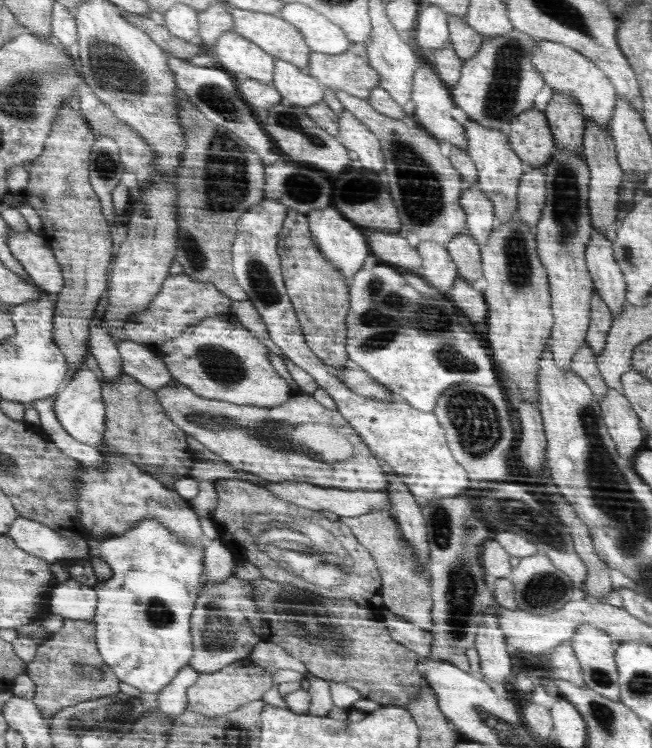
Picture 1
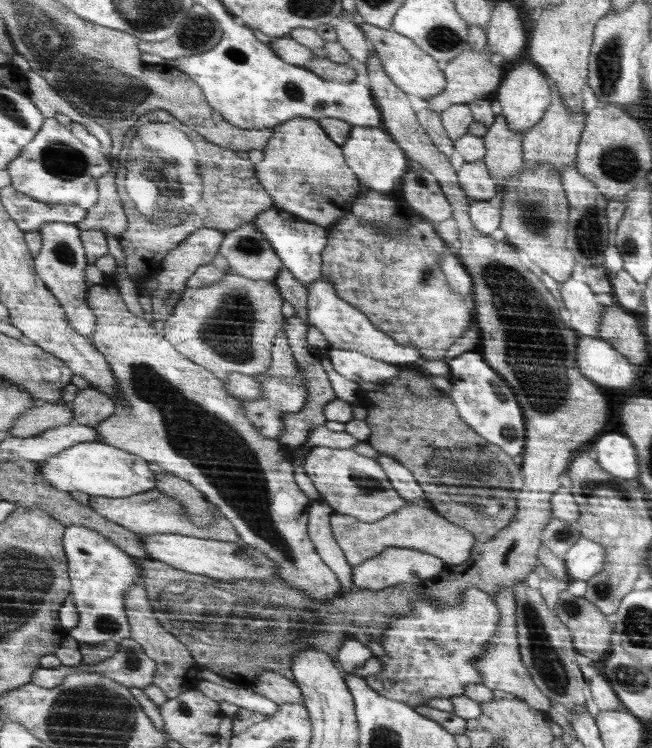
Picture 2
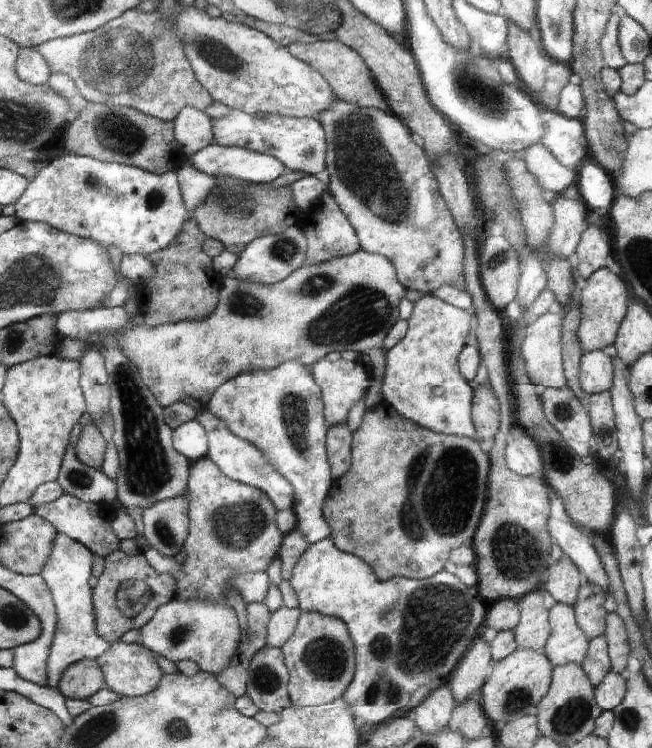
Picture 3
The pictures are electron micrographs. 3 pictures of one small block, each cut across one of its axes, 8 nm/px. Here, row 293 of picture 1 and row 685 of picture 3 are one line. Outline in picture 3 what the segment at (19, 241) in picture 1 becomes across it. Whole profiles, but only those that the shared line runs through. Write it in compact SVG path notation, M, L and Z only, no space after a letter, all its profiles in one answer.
M59 533L51 558L39 575L51 588L59 618L56 634L50 646L51 656L48 659L49 686L58 689L58 684L68 667L82 659L97 660L108 651L112 643L101 637L96 628L92 588L88 584L92 576L92 554L87 546Z

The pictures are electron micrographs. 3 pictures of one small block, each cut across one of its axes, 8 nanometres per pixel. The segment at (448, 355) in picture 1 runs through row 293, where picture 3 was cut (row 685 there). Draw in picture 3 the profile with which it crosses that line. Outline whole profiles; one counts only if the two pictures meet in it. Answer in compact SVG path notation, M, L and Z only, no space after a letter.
M330 537L309 544L293 568L290 584L298 594L302 611L335 616L347 624L354 645L356 674L341 699L350 706L352 716L356 716L367 729L395 718L410 716L406 708L412 692L426 684L428 678L442 680L451 676L452 670L471 648L470 640L476 636L486 616L477 585L469 587L446 570L427 579L396 576L394 579L380 580L366 562L340 551Z

